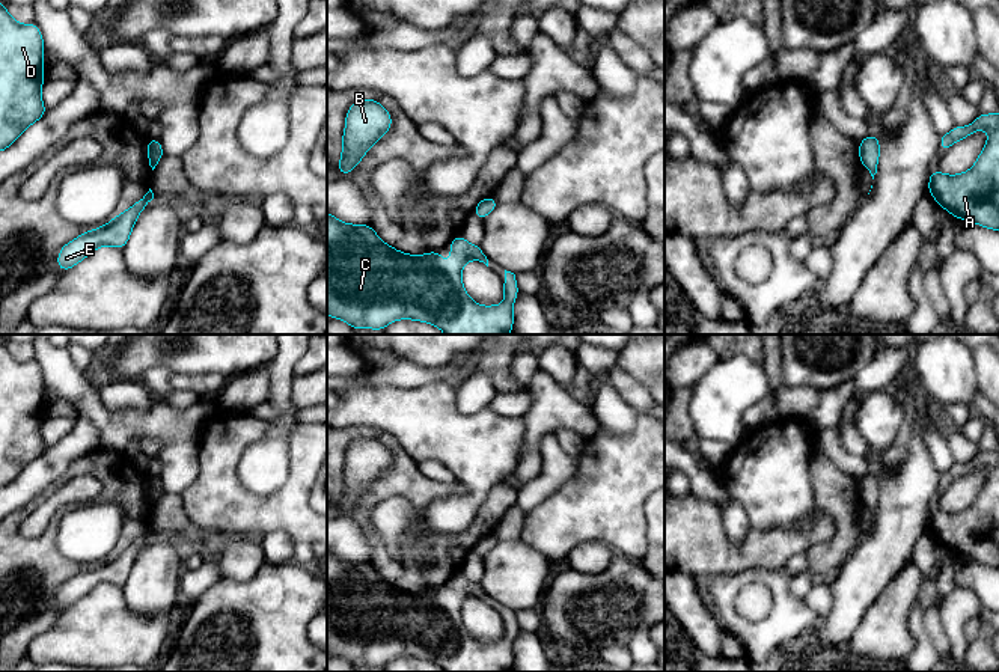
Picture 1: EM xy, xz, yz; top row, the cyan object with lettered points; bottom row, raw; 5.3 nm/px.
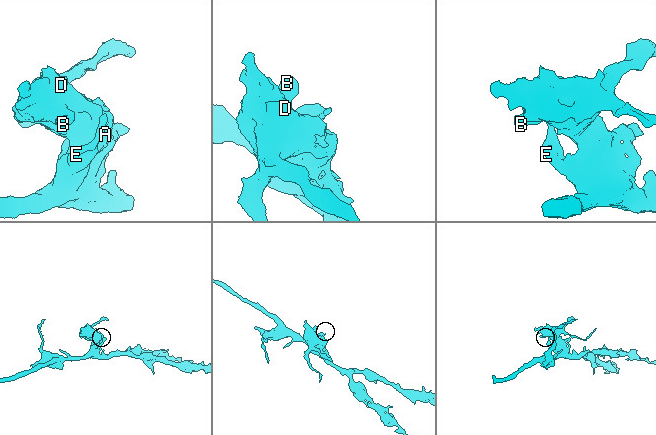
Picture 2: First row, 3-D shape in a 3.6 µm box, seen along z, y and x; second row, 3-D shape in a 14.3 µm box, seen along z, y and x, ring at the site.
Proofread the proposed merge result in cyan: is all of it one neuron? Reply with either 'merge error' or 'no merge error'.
no merge error

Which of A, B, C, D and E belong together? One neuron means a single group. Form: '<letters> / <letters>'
A B C D E

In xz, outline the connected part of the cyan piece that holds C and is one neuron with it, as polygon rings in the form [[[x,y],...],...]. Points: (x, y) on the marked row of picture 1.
[[[327,211],[327,315],[344,319],[356,331],[362,327],[384,330],[395,319],[414,319],[429,322],[446,334],[509,334],[514,325],[512,306],[518,295],[515,274],[505,270],[502,306],[479,306],[467,295],[461,282],[463,265],[472,259],[488,267],[482,249],[467,243],[461,234],[451,240],[451,267],[448,268],[438,250],[422,256],[405,255],[383,243],[369,225],[348,225]]]

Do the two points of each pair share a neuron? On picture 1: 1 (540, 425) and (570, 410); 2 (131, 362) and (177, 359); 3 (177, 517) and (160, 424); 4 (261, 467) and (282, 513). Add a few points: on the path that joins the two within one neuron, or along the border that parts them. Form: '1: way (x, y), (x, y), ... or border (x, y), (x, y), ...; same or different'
1: way (547, 418), (555, 410), (562, 410); same
2: way (142, 357), (166, 357); same
3: border (164, 490), (180, 494); different
4: border (290, 461), (271, 493), (240, 479); different

